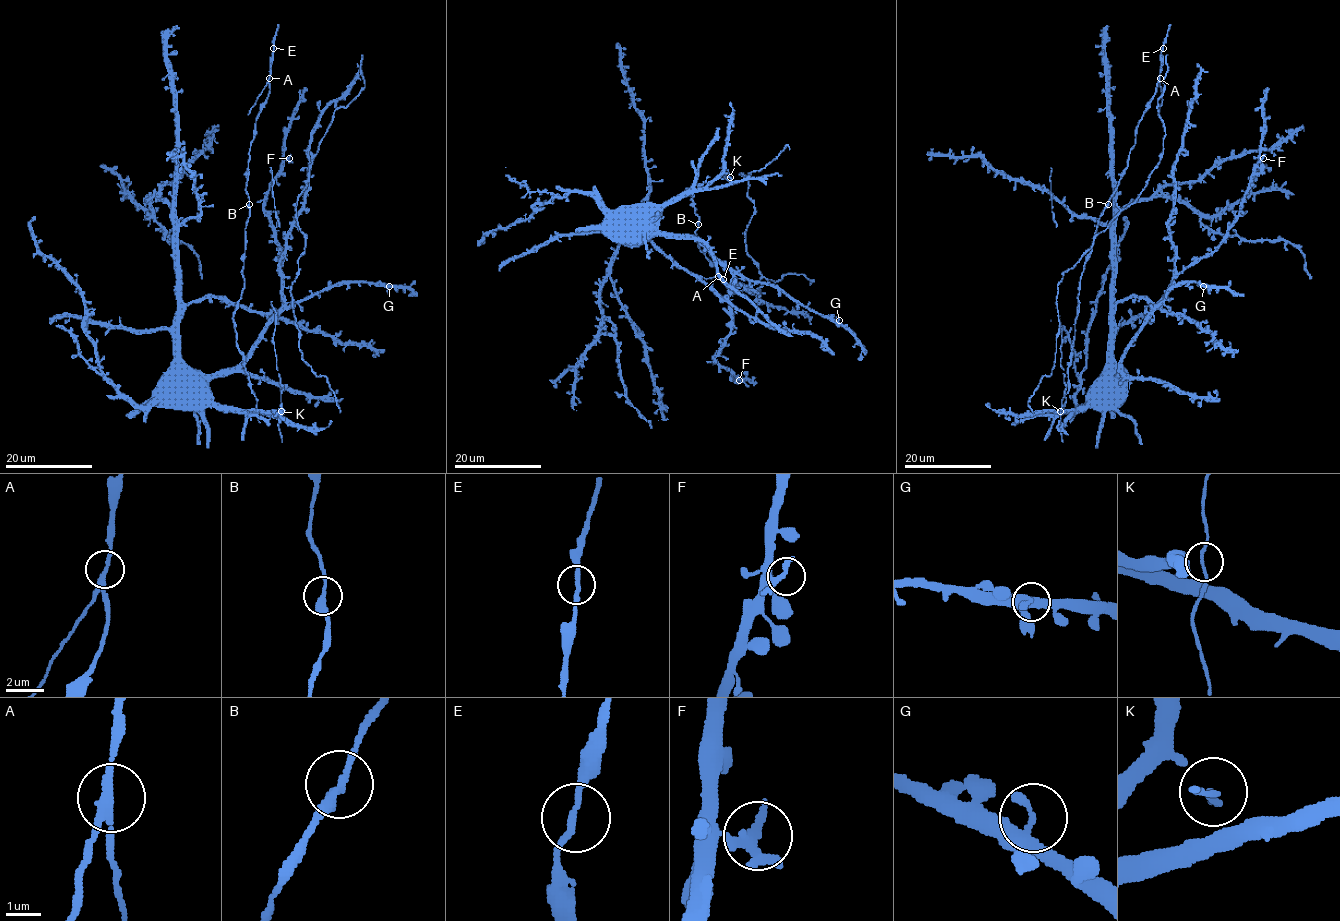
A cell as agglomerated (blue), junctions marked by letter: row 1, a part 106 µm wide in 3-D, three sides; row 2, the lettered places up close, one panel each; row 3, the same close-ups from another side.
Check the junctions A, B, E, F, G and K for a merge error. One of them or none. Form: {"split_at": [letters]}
{"split_at": ["A"]}

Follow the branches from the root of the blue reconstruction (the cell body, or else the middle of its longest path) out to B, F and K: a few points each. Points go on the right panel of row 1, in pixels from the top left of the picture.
B: (1123, 360), (1121, 373), (1087, 406), (1063, 409), (1079, 283), (1097, 222), (1107, 204)
F: (1123, 360), (1168, 285), (1184, 270), (1207, 258), (1225, 236), (1238, 214), (1256, 165), (1263, 158)
K: (1123, 360), (1121, 373), (1087, 406), (1060, 411)

